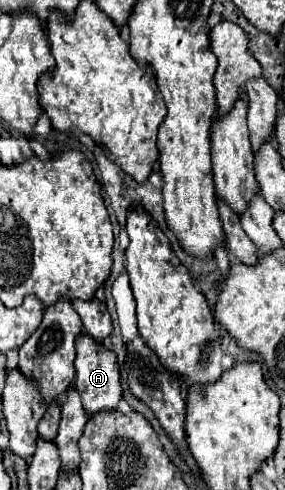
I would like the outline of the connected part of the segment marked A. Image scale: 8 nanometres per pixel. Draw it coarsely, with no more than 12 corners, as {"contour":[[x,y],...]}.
{"contour":[[77,335],[75,385],[91,415],[117,409],[117,355]]}

